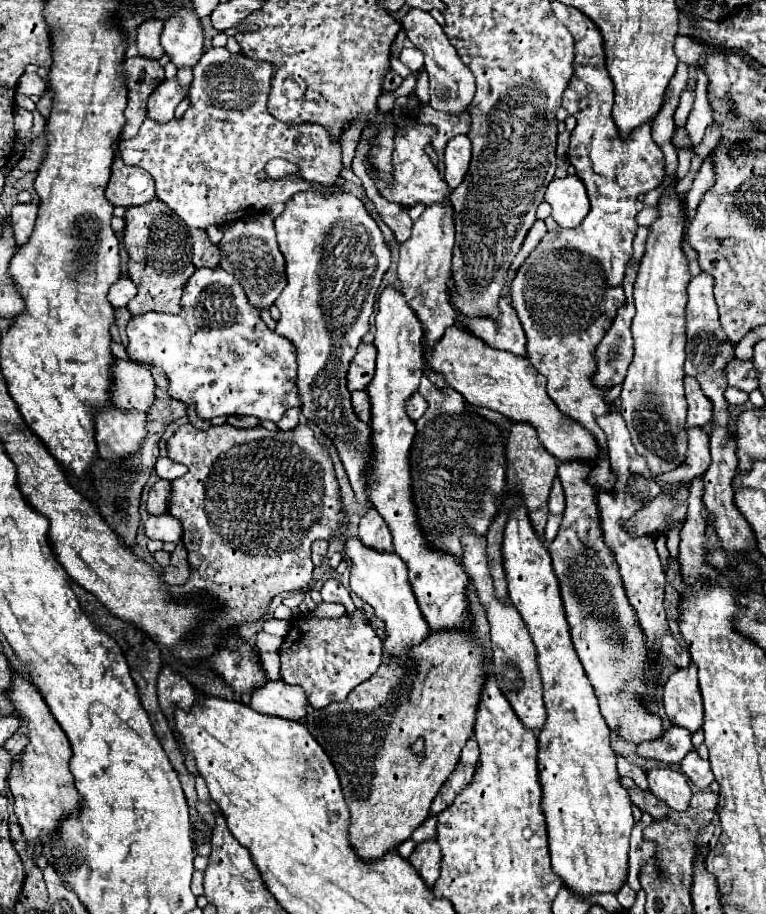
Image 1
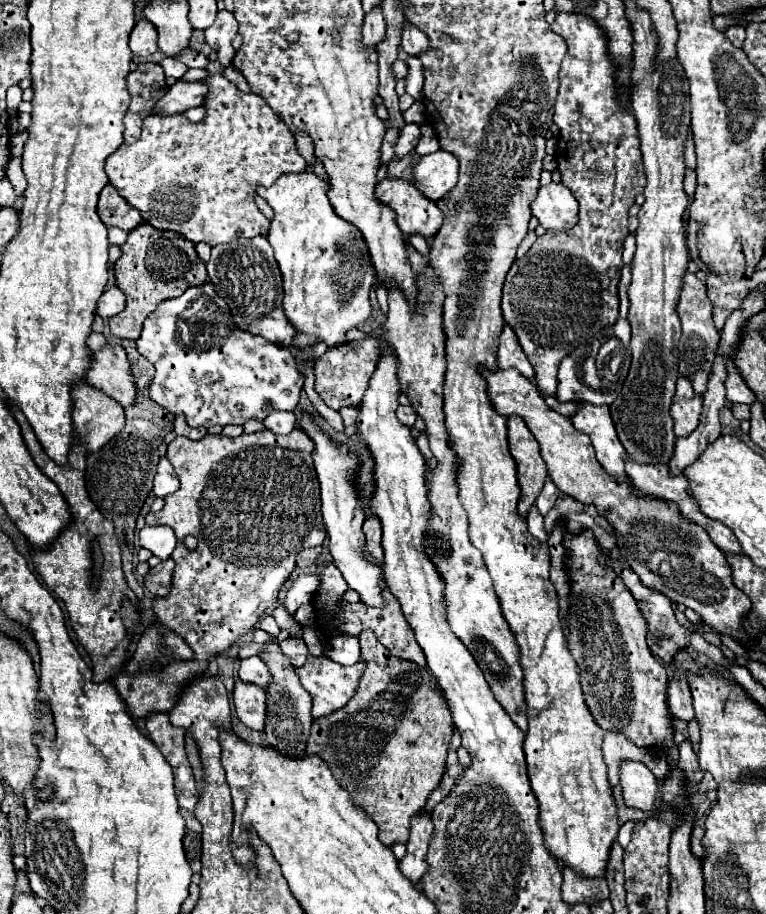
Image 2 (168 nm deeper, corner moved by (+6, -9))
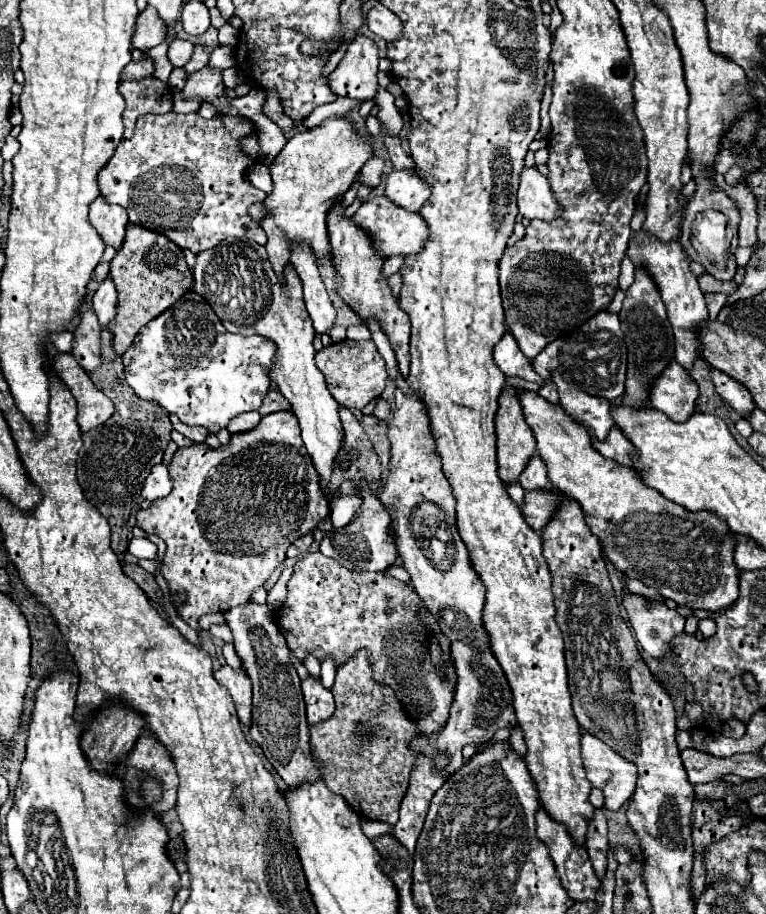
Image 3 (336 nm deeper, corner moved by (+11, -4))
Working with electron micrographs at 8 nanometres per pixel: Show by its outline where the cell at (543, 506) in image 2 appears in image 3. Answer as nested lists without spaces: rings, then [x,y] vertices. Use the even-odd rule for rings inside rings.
[[[537,454],[529,460],[527,468],[523,470],[523,474],[519,478],[519,484],[523,486],[525,492],[547,488],[547,470],[545,470],[543,460]]]

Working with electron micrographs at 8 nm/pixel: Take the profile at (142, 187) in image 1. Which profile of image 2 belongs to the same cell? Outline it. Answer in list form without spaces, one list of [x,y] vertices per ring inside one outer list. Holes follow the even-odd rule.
[[[106,185],[102,189],[102,193],[100,193],[98,215],[100,215],[104,225],[118,227],[118,229],[122,229],[126,233],[142,223],[140,213],[132,211],[132,207],[128,207],[124,203],[124,199],[120,199],[120,195],[116,195],[116,189],[112,185]]]

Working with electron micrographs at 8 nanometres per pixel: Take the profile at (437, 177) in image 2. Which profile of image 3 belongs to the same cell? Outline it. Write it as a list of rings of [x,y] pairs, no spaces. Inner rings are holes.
[[[415,168],[393,170],[387,176],[385,184],[385,196],[411,212],[419,212],[423,202],[427,202],[427,198],[431,196],[431,184],[423,182]]]

